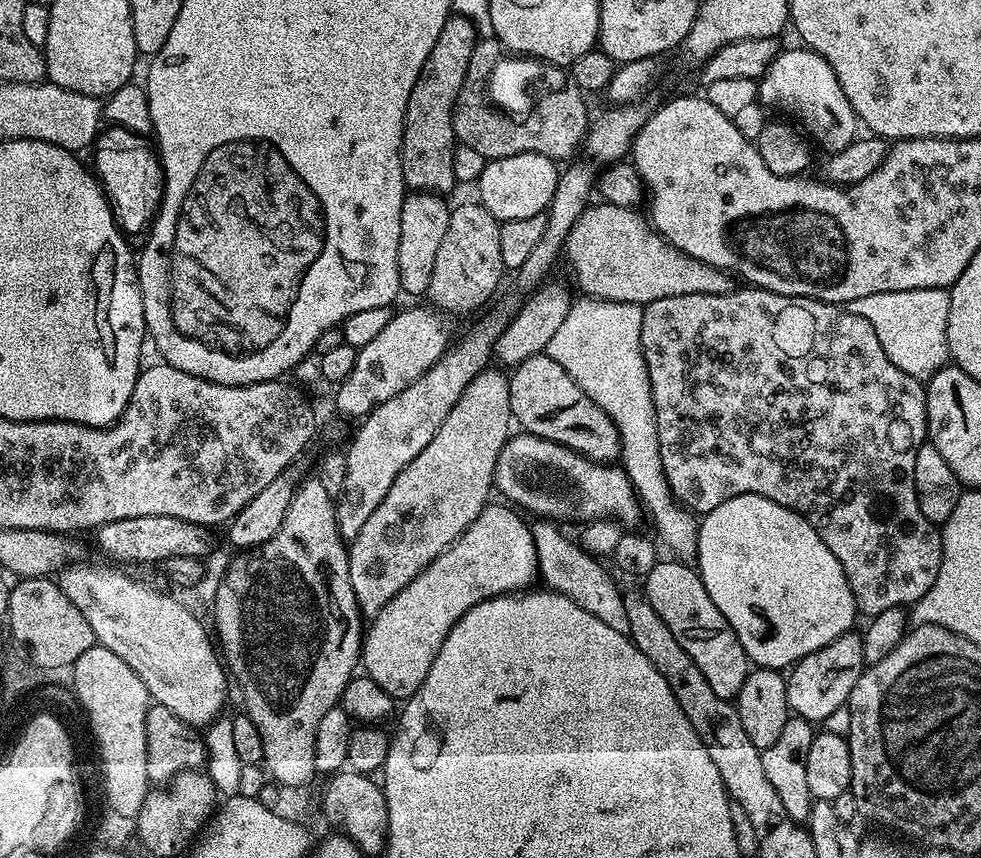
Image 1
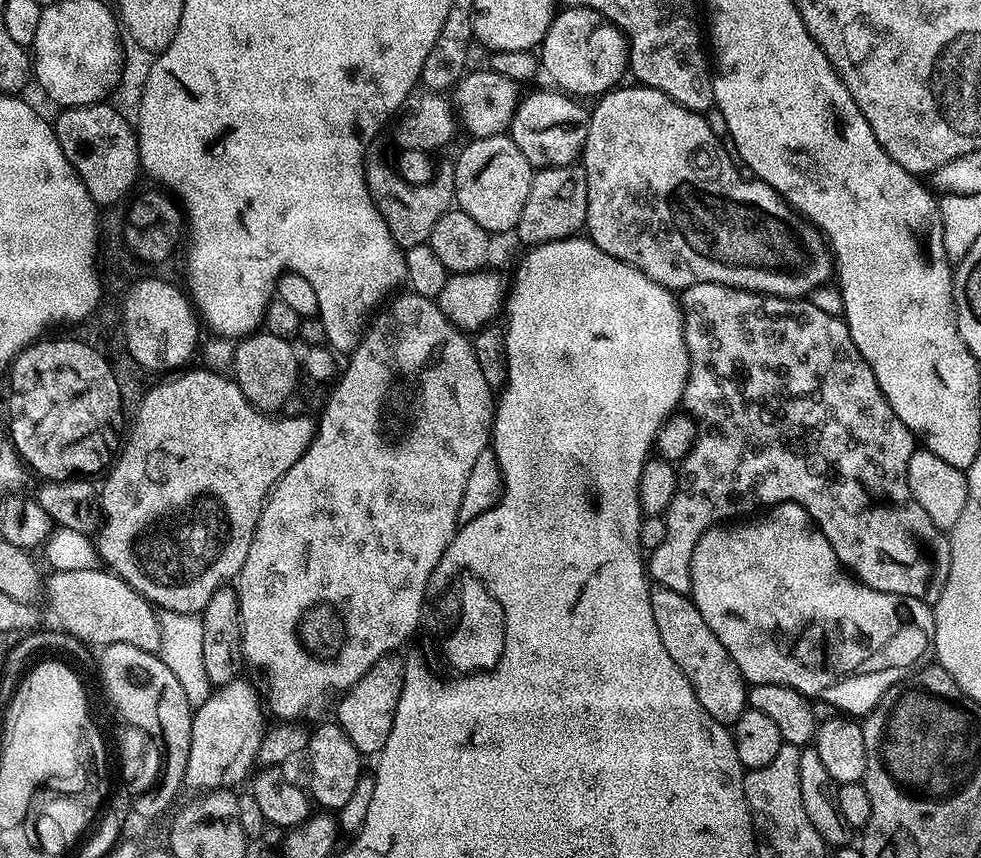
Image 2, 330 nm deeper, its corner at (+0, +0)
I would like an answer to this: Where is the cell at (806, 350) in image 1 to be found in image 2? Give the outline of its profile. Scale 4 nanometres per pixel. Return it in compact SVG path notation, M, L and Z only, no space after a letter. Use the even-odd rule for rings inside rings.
M695 284L683 289L682 315L684 317L684 341L688 347L688 381L684 387L682 408L696 421L697 433L691 450L686 453L683 460L679 461L676 493L673 494L672 501L662 513L665 522L665 537L647 557L647 575L659 587L685 594L691 593L694 546L698 546L698 538L702 538L702 534L706 534L708 528L714 528L718 524L743 517L745 514L755 513L757 511L755 508L759 504L771 506L791 502L808 511L808 516L830 542L841 565L850 570L851 575L855 576L860 583L874 590L882 590L890 594L906 594L910 598L935 602L942 594L946 586L946 578L950 574L952 541L941 528L934 526L934 522L930 522L926 510L922 510L922 506L914 502L914 494L910 494L908 463L916 452L918 441L902 422L902 418L894 414L890 402L886 402L878 386L878 378L874 378L874 370L870 370L866 358L862 358L858 346L854 346L854 338L850 338L850 330L843 319L818 310L808 298L765 296L758 292L731 288L725 284Z

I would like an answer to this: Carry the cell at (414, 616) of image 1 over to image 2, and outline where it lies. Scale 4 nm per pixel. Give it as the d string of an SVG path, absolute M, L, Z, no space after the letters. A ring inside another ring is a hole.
M396 654L382 657L358 682L343 693L340 705L336 708L335 723L354 742L354 746L362 754L378 754L386 746L386 738L390 738L390 726L394 726L394 714L398 710L398 698L404 685L404 660Z

